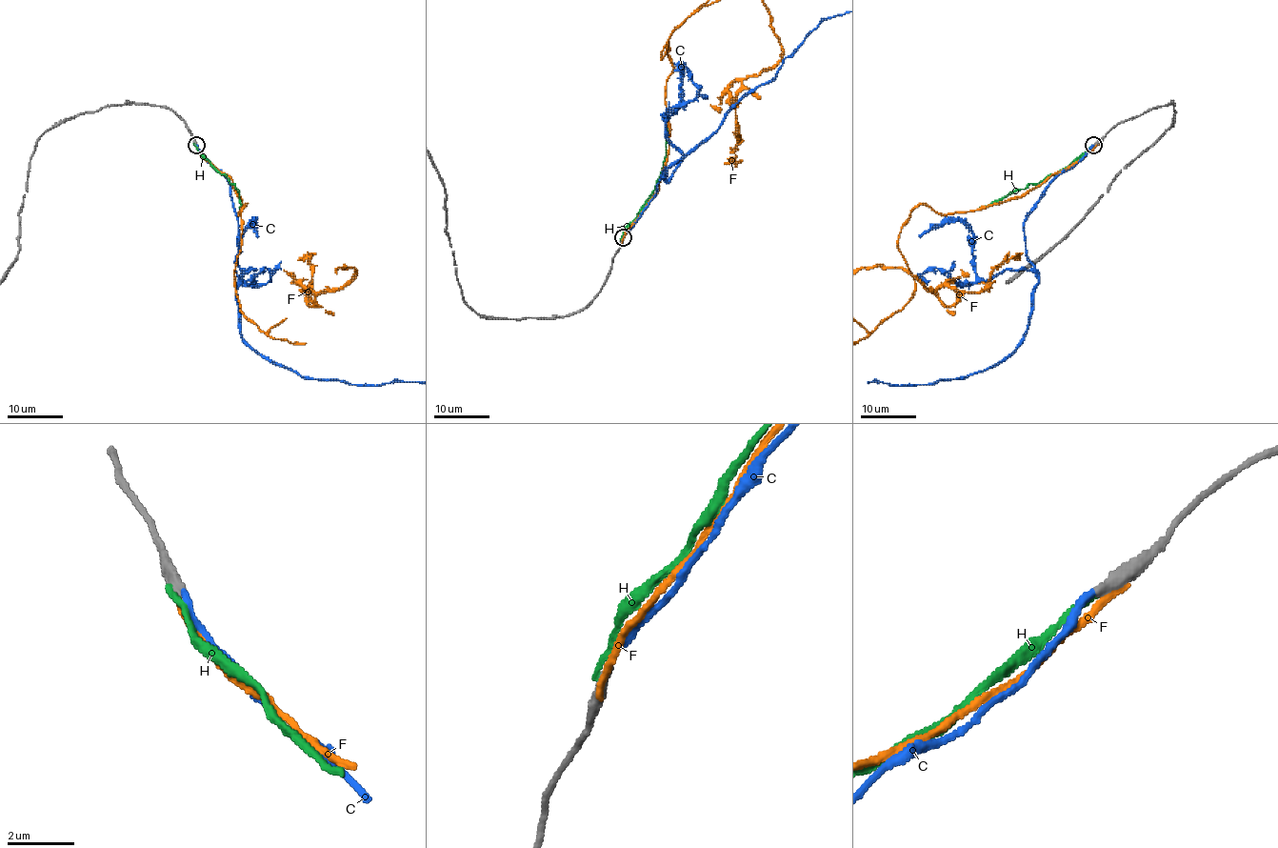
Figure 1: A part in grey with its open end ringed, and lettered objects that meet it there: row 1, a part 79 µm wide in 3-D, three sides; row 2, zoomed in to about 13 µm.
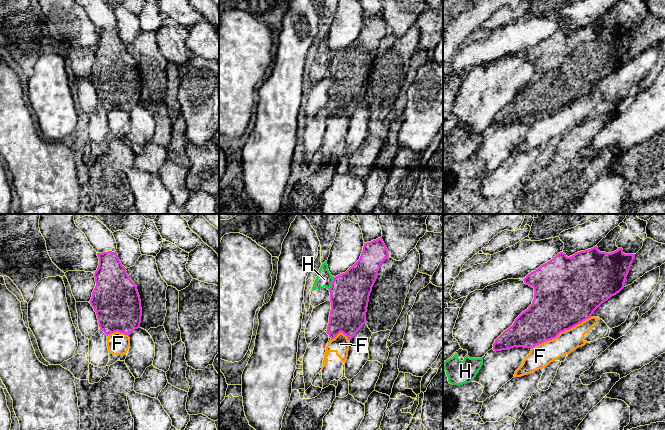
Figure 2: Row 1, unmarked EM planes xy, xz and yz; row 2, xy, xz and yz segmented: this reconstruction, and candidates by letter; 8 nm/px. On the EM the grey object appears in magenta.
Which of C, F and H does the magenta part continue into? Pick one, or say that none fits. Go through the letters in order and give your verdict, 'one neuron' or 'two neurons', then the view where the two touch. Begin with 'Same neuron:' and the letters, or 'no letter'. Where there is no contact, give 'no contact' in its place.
Same neuron: C
C: one neuron; no contact
F: two neurons; contact in yz
H: two neurons; contact in xz

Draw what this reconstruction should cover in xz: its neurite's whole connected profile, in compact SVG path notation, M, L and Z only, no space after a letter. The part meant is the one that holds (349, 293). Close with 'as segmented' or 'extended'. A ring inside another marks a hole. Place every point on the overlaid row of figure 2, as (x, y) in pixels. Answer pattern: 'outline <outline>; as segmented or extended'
outline M382 236L364 243L360 259L336 277L330 287L331 311L326 333L334 339L340 332L351 340L366 323L372 287L381 264L389 257Z; as segmented

